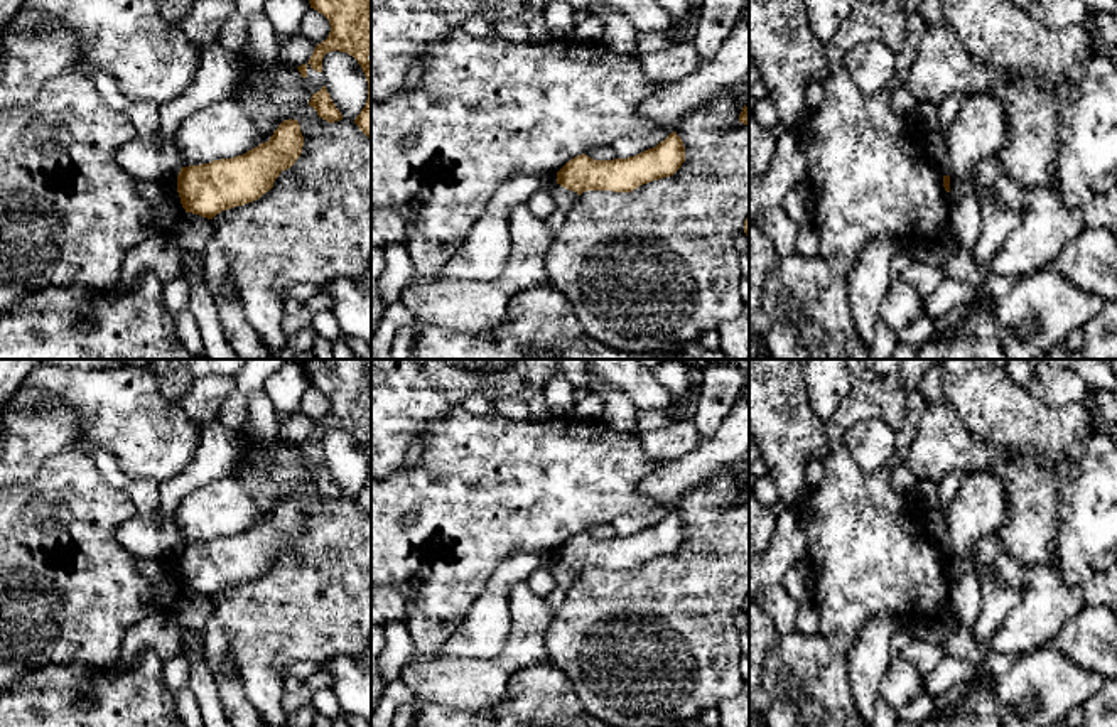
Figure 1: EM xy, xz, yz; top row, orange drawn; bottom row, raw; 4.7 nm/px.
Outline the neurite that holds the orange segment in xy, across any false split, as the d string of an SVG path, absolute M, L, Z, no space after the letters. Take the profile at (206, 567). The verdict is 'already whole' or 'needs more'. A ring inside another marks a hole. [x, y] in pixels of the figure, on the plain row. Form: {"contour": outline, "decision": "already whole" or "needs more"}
{"contour": "M297 498L278 503L268 520L233 536L182 545L177 570L186 590L213 597L221 589L260 577L282 548L300 535L304 514Z", "decision": "already whole"}

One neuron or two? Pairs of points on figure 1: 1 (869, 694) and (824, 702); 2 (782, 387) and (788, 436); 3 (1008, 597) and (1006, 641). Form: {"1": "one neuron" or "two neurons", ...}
{"1": "two neurons", "2": "one neuron", "3": "two neurons"}

